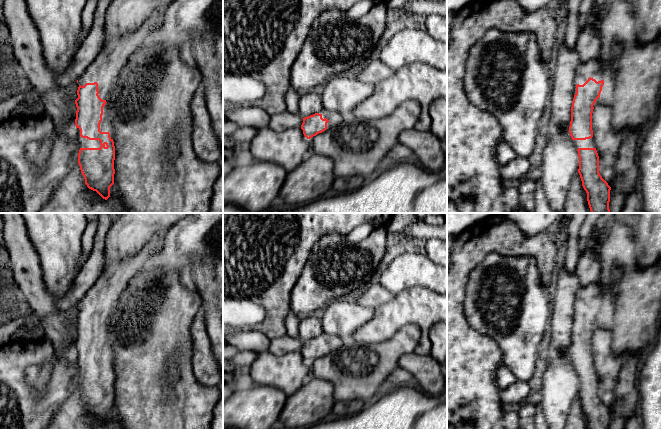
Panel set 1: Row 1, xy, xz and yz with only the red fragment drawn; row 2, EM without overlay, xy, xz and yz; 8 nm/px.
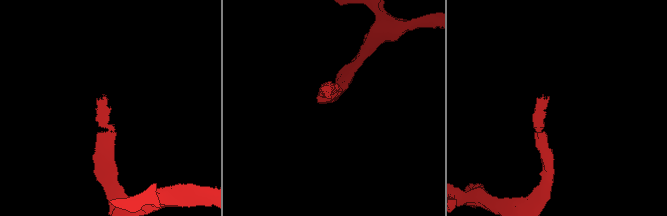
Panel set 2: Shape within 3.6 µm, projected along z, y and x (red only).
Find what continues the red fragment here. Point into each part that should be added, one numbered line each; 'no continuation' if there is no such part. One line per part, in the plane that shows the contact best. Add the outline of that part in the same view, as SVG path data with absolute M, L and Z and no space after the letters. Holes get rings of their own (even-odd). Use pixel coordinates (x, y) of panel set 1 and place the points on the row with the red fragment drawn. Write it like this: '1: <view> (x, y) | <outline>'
1: xy (105, 69) | M166 5L160 6L134 32L109 39L96 58L77 79L78 85L81 86L86 83L98 83L98 95L107 102L103 107L100 131L109 132L111 139L114 135L112 124L114 110L110 107L110 97L116 87L121 69L147 35L162 21L166 7Z

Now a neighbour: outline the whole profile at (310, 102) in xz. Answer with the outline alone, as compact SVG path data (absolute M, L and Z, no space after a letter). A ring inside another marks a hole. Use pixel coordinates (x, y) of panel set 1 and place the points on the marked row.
M319 90L301 93L299 99L299 114L302 118L319 113L323 109Z

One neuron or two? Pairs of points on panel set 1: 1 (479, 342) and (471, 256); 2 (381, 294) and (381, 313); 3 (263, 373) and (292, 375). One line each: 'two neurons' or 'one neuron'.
1: one neuron
2: two neurons
3: one neuron

